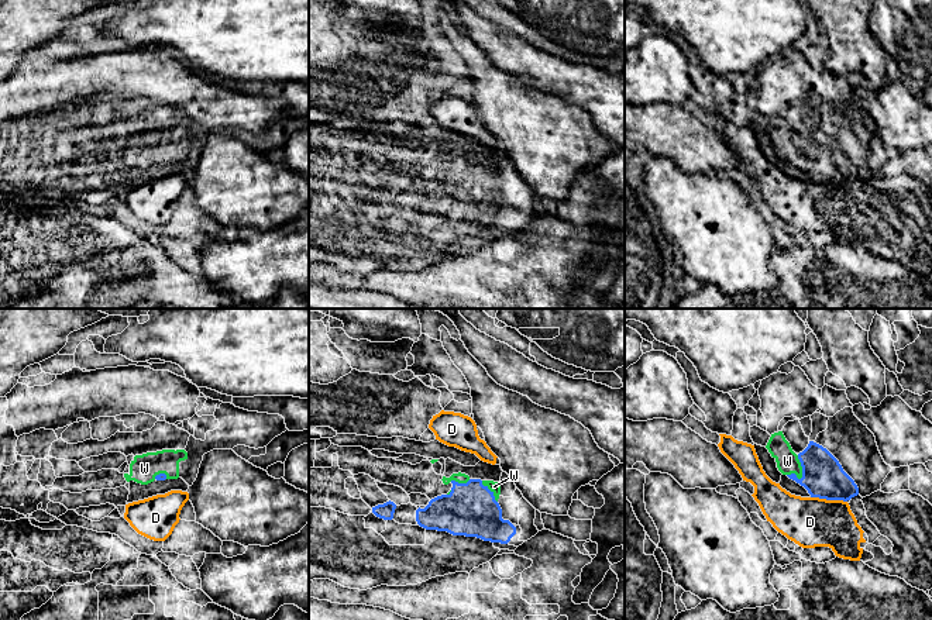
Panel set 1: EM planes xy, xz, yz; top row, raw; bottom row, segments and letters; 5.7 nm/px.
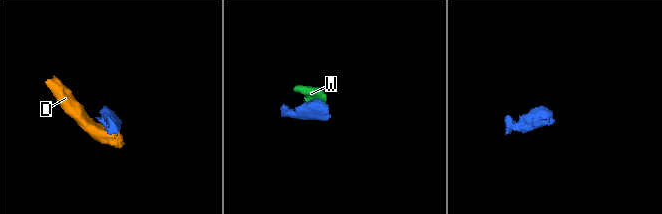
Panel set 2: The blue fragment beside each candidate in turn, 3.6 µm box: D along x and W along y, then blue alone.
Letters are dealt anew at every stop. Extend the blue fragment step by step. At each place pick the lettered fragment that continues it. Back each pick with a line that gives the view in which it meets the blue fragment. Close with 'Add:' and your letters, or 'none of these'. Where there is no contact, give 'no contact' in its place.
W: yz
Add: W

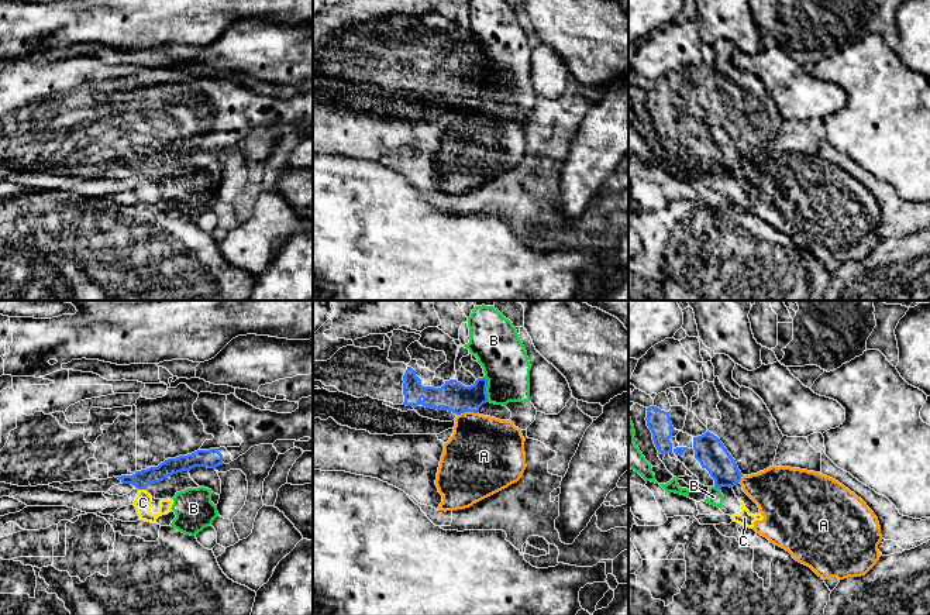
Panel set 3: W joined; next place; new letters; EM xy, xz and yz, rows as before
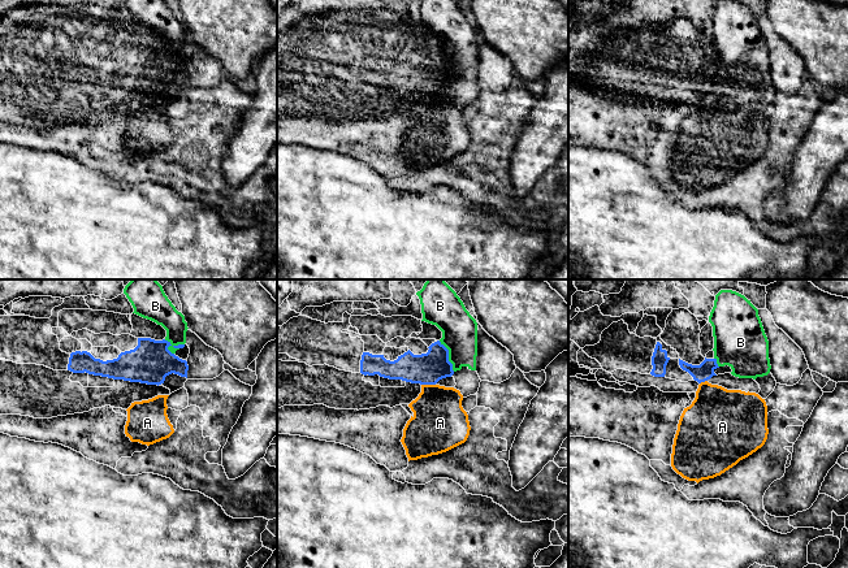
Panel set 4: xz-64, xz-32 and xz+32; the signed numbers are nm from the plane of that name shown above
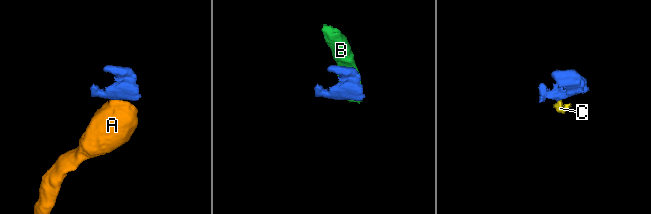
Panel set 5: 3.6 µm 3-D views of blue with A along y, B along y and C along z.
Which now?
Add: none of these

